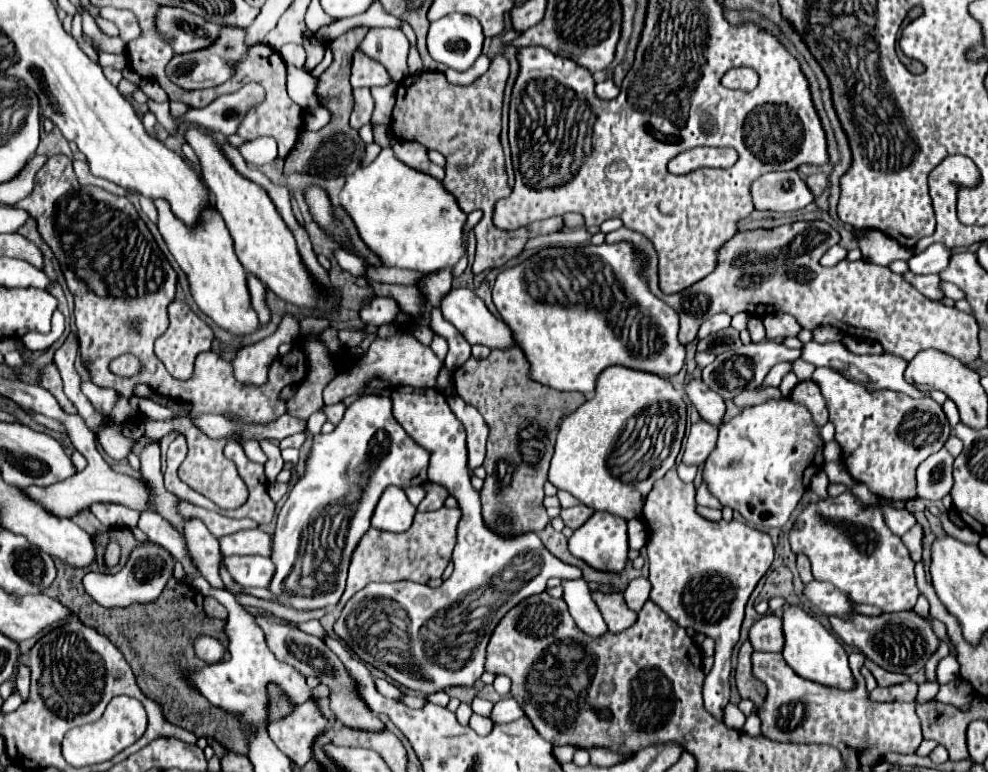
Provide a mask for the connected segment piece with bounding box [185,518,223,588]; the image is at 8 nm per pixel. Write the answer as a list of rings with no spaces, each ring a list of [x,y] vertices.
[[[191,518],[185,522],[185,536],[189,538],[189,550],[193,552],[195,560],[199,562],[201,576],[213,586],[223,588],[219,578],[217,562],[219,562],[219,540],[207,530],[207,526],[199,518]]]

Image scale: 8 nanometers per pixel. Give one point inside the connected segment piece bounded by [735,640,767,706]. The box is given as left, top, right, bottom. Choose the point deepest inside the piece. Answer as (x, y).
(748, 685)

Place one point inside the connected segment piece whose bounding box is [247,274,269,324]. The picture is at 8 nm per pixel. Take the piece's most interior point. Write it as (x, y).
(256, 287)

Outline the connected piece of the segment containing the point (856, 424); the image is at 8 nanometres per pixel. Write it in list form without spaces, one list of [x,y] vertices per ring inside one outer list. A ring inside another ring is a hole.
[[[817,368],[813,372],[813,380],[819,384],[819,388],[827,400],[829,420],[835,424],[835,430],[837,430],[835,440],[843,448],[843,458],[845,458],[849,474],[859,484],[865,484],[873,494],[877,494],[881,498],[895,500],[895,502],[905,502],[905,500],[915,498],[917,496],[917,492],[915,492],[917,466],[933,452],[939,452],[951,434],[943,408],[933,398],[915,400],[915,398],[897,394],[891,390],[867,392],[863,386],[849,382],[847,378],[843,378],[839,372],[835,372],[831,368]]]

